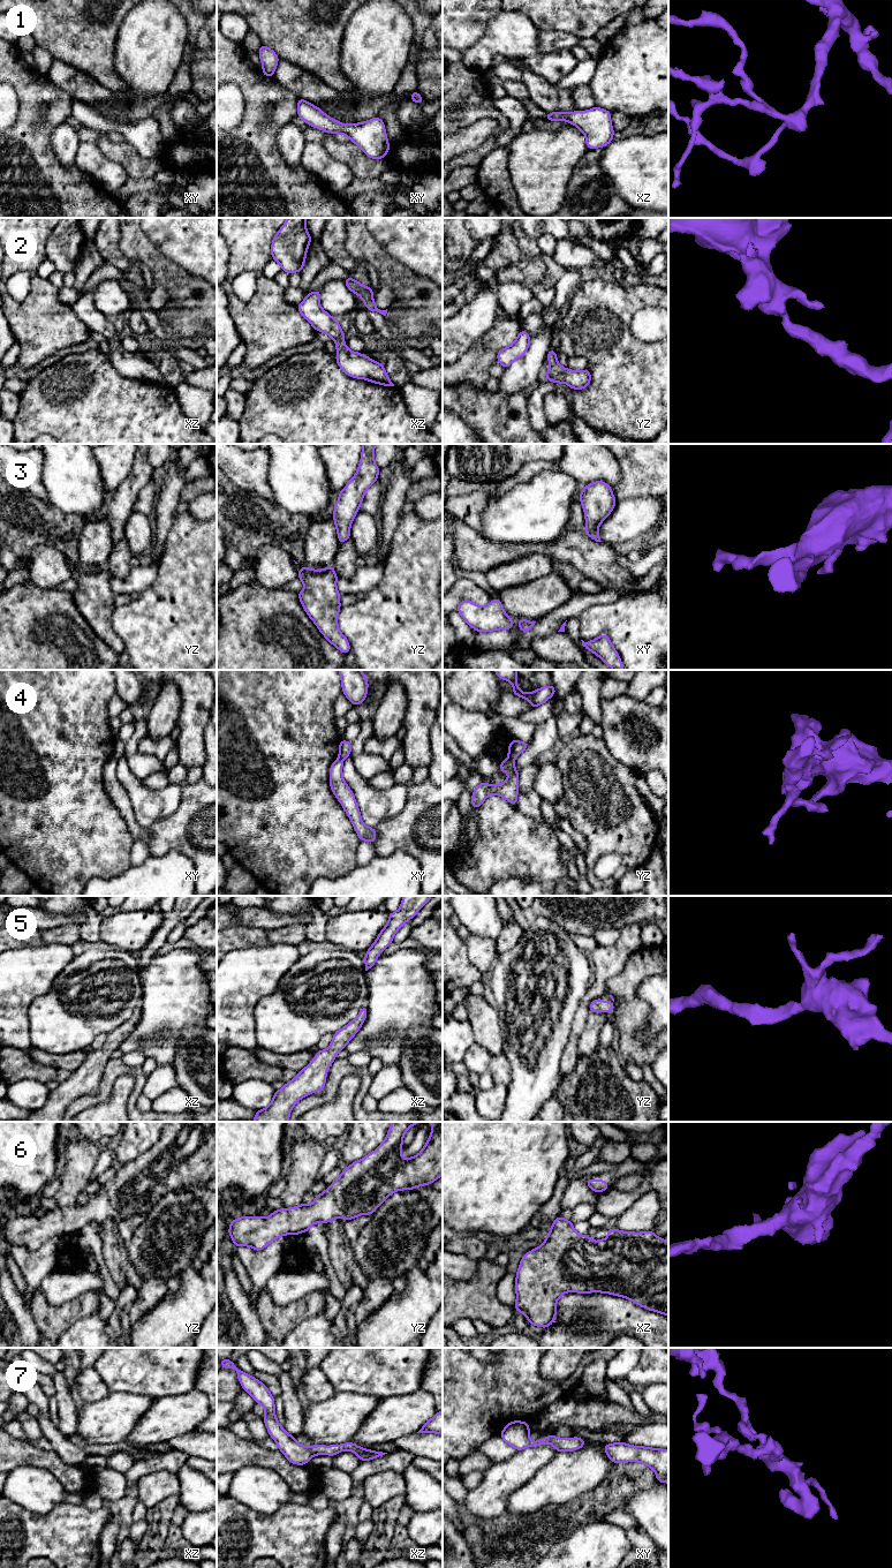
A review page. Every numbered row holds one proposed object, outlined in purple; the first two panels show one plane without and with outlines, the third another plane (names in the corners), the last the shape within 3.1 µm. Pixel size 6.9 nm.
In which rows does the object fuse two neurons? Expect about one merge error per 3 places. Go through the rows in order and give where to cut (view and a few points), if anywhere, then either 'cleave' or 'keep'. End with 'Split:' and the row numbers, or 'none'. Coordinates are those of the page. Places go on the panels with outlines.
1: cut none; keep
2: cut none; keep
3: cut none; keep
4: cut yz (507, 758), (513, 760); cleave
5: cut none; keep
6: cut none; keep
7: cut none; keep
Split: 4

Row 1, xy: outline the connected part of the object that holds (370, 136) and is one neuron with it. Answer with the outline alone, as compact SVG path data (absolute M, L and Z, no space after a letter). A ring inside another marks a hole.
M302 98L297 99L297 116L325 133L346 135L369 158L381 159L390 151L385 123L379 116L365 122L343 125Z

